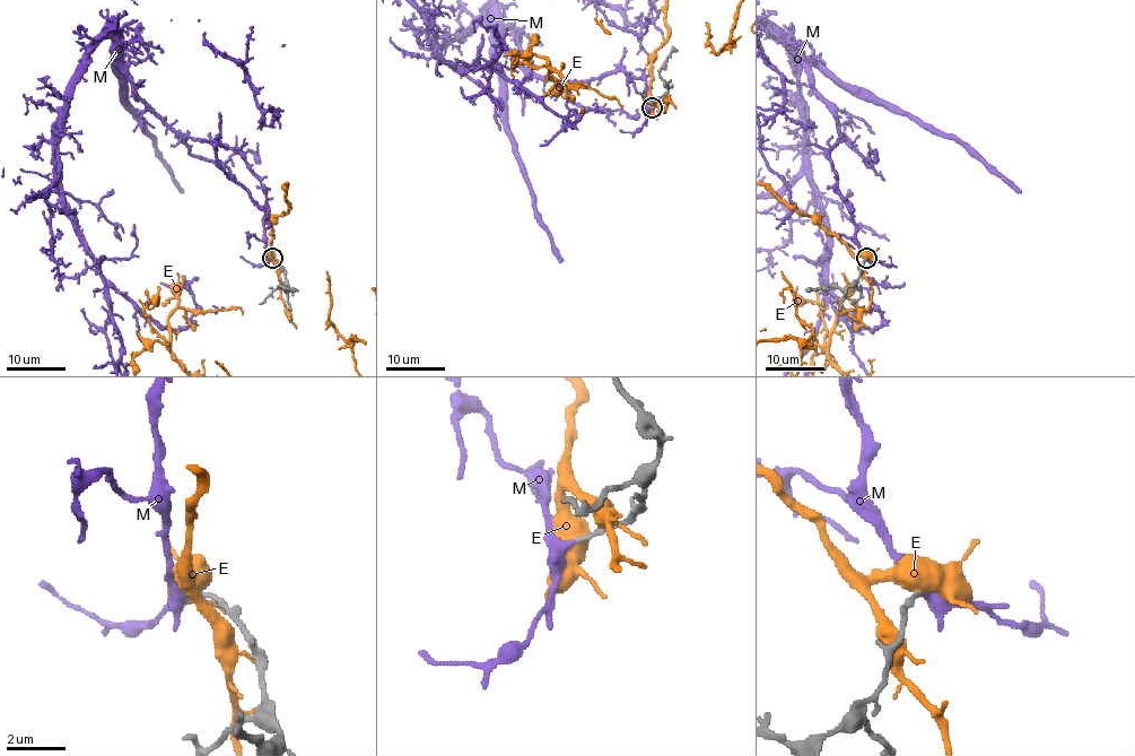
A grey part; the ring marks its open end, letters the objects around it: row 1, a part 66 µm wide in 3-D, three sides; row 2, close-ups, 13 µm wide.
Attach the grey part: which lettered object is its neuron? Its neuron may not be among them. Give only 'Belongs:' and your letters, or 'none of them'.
Belongs: M

